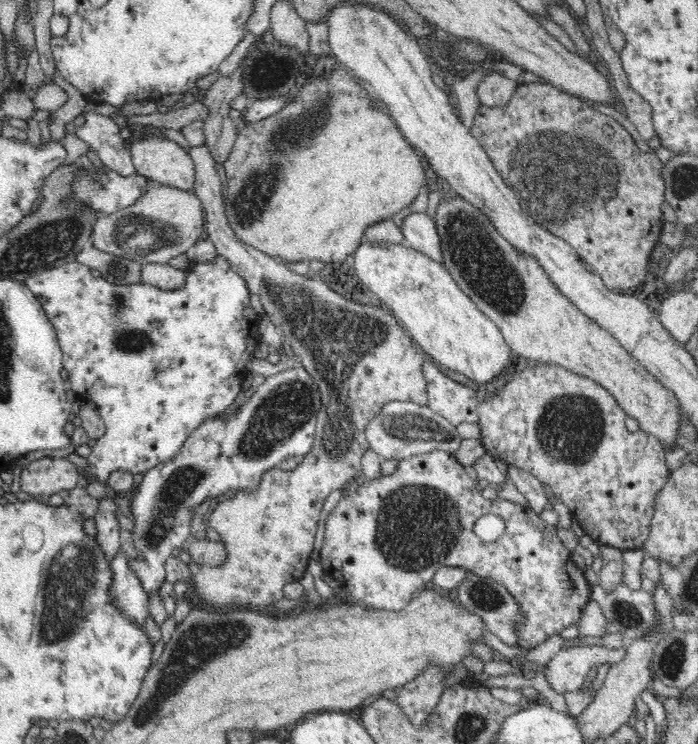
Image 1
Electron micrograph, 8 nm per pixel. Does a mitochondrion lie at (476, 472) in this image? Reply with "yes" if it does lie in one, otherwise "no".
no

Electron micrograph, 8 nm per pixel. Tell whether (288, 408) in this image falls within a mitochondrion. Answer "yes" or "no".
yes

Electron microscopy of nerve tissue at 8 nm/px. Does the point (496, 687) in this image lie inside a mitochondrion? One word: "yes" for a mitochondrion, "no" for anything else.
no

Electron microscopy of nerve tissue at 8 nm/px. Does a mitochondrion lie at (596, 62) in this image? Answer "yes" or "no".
no

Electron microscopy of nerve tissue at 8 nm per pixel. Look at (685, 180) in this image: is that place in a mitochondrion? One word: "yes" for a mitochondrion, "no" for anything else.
yes

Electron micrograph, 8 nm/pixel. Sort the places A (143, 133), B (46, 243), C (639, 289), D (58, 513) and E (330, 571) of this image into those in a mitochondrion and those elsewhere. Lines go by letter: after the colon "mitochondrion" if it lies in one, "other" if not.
A: other
B: mitochondrion
C: other
D: other
E: other

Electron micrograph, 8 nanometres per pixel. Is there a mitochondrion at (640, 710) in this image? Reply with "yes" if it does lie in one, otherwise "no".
no

